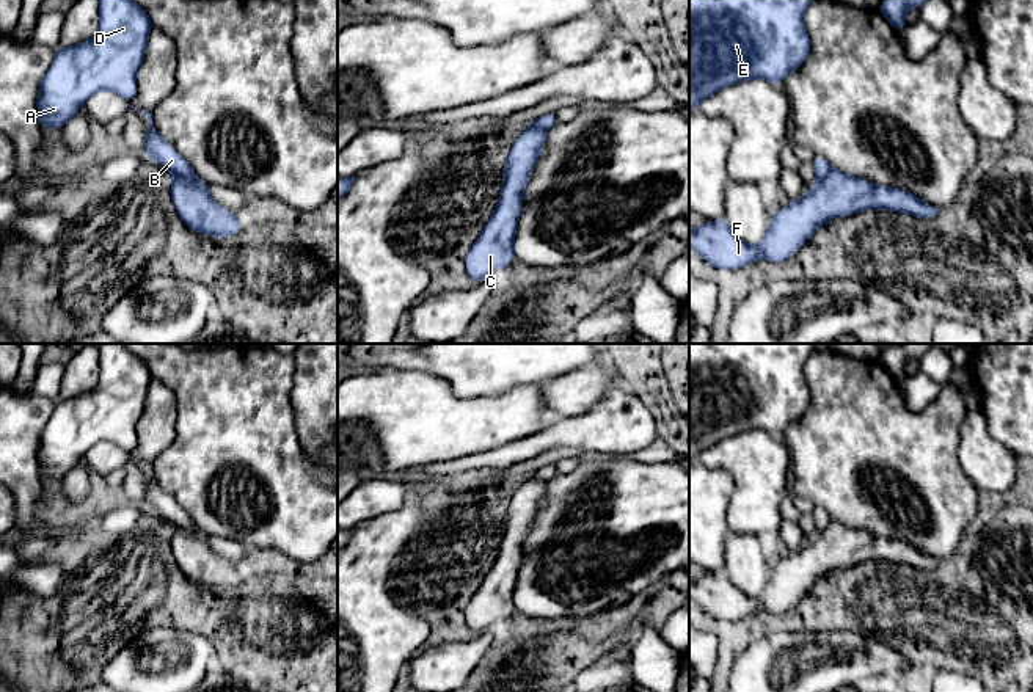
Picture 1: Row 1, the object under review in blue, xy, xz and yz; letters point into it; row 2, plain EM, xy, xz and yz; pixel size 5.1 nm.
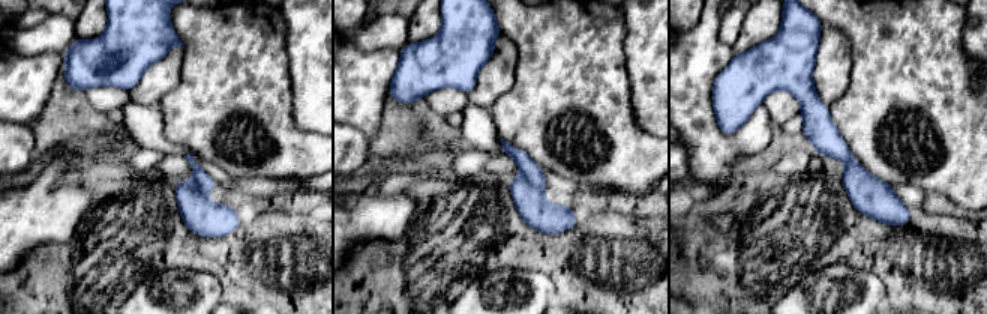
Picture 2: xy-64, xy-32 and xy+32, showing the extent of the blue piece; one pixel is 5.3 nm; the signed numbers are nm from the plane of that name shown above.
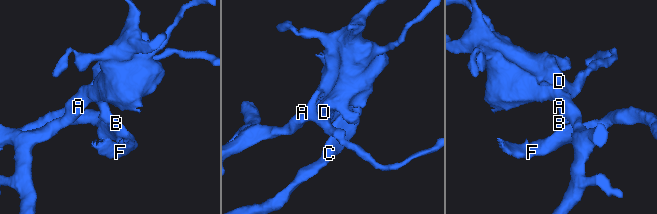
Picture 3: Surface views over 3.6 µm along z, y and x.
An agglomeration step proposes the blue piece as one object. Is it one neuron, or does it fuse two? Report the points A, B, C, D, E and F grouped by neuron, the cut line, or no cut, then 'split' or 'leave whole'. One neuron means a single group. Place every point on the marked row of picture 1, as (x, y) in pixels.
groups A B D E / C F; cut xy (175, 174), (182, 174), (206, 187); split

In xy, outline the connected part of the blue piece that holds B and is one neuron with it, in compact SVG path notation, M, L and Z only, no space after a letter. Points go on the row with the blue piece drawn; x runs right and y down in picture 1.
M138 110L149 122L146 129L146 141L144 141L144 155L151 157L152 162L162 165L174 176L184 176L195 182L196 185L207 187L201 179L196 177L188 162L177 154L174 146L165 141L157 129L152 126L151 115L148 111Z

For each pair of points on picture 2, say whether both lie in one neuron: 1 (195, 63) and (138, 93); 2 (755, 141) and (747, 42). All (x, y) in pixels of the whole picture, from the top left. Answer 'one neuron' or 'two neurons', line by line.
1: two neurons
2: two neurons

